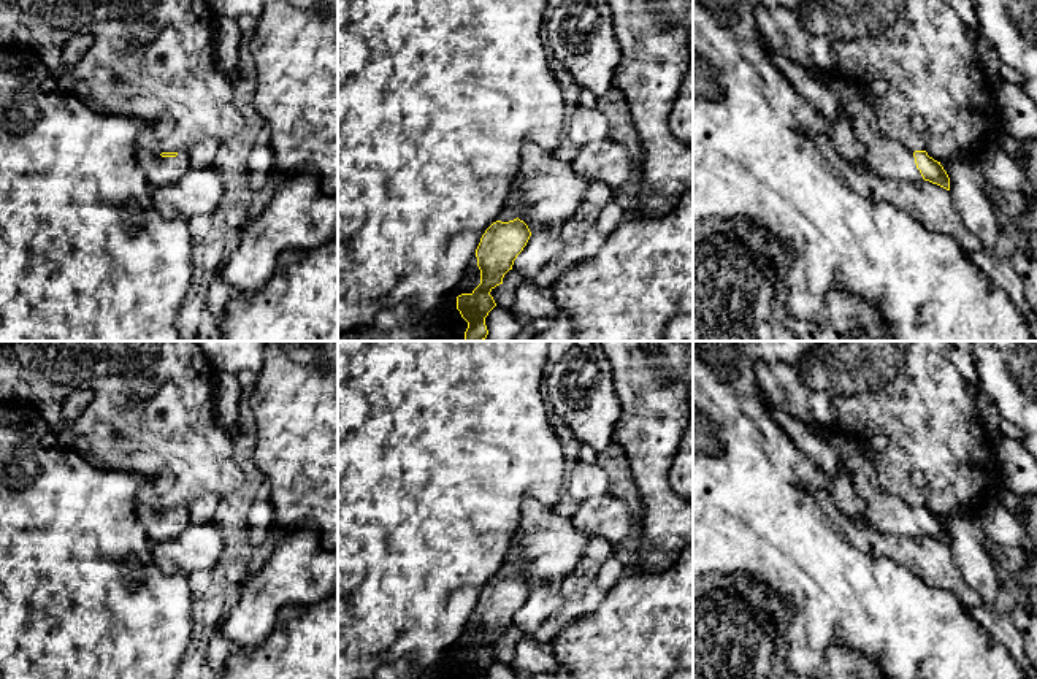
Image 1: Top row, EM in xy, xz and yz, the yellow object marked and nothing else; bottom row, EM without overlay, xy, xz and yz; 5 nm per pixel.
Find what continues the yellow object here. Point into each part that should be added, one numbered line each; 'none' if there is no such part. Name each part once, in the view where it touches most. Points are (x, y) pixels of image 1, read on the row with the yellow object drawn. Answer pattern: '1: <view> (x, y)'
1: yz (887, 156)

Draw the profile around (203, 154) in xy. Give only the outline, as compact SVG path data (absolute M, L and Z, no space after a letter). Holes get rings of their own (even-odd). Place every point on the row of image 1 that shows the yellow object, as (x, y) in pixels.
M205 138L197 143L189 154L189 170L201 170L214 165L216 154L220 148L220 141L216 138Z

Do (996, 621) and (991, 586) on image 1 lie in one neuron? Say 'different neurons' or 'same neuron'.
same neuron

